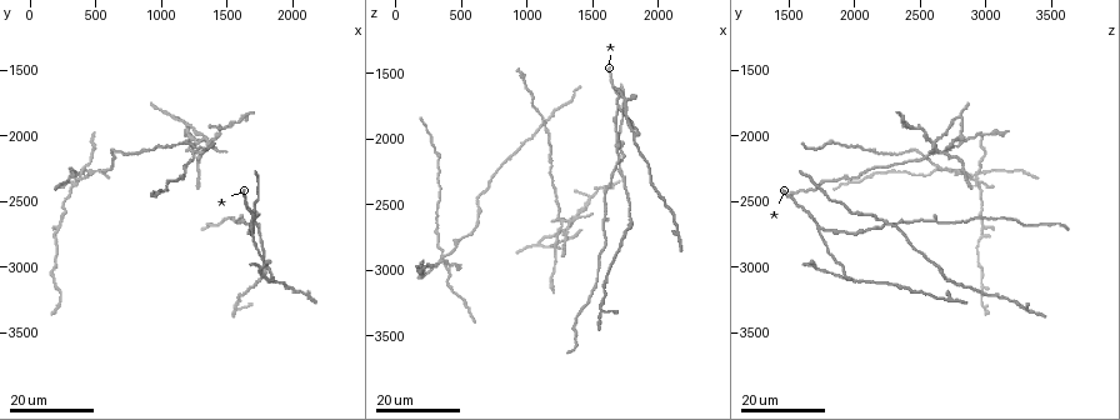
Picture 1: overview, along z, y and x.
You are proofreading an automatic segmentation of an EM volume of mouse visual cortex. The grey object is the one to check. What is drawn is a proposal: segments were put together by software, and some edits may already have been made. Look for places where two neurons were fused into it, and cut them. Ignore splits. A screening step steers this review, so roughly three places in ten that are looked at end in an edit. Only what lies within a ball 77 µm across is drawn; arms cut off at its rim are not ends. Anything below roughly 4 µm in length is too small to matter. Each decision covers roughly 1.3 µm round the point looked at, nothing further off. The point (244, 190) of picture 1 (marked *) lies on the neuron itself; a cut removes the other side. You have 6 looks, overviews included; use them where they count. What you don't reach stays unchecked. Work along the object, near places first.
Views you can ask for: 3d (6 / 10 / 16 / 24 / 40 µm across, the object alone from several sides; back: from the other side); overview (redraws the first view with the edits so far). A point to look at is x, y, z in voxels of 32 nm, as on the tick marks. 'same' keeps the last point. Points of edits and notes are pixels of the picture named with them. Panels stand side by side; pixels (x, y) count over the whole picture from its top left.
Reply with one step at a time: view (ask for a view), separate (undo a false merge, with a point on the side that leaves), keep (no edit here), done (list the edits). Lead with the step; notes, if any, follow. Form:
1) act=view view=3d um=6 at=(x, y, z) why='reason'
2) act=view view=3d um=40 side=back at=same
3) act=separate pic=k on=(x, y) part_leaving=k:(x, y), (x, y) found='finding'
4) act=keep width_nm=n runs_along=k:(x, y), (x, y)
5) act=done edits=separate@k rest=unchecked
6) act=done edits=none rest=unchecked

act=view view=3d um=24 at=(1680, 2720, 1760)

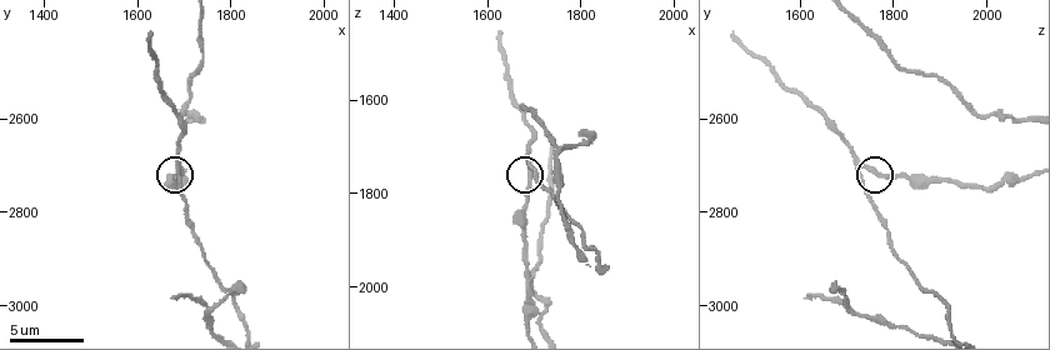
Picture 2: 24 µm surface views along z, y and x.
act=view view=3d um=6 at=(1690, 2710, 1745)

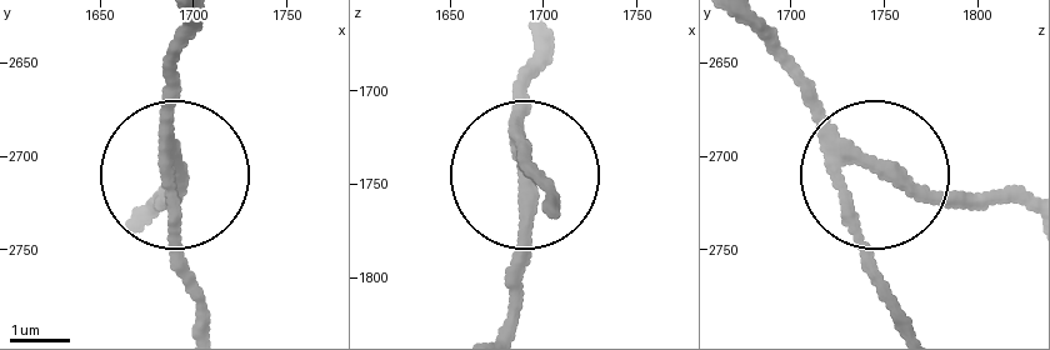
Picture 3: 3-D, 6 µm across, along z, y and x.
act=keep width_nm=240 runs_along=3:(749, 25), (854, 160), (854, 234), (884, 304) found='all the same neuron'

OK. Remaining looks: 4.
act=view view=3d um=16 at=(1800, 3080, 1960) why='three arms meet'

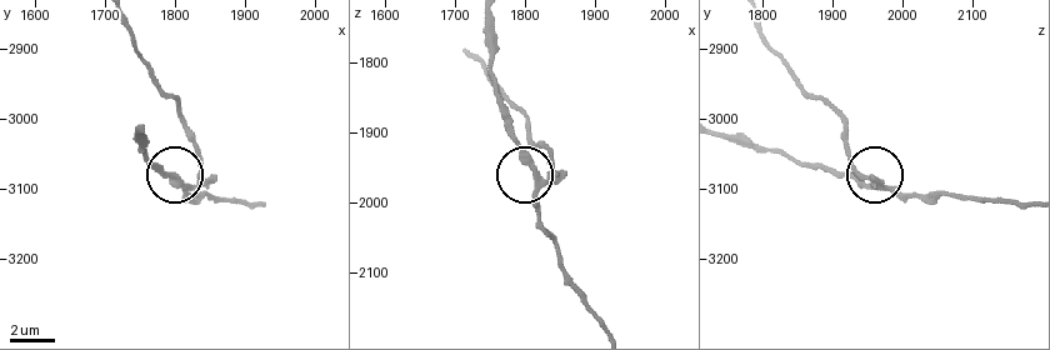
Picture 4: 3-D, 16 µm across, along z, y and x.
act=view view=3d um=6 at=(1820, 3095, 1975) why='closer look'

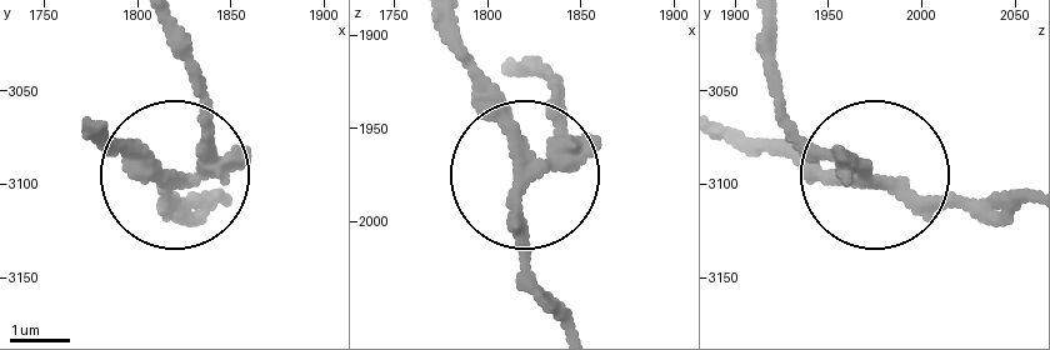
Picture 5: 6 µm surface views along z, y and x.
act=view view=3d um=6 side=back at=(1818, 3098, 1974) why='from behind'

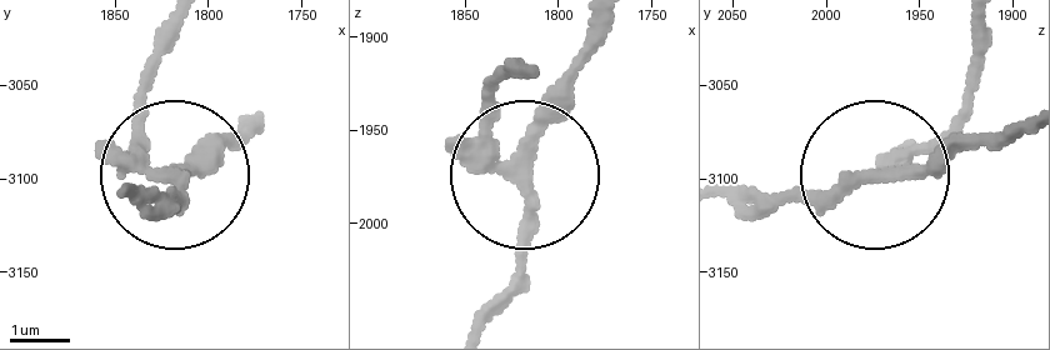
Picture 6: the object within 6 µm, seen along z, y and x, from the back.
act=separate pic=6 on=(208, 156) side_arm_um=14 part_leaving=6:(485, 150), (524, 204), (524, 264), (490, 324) found='a second neuron is stuck on'

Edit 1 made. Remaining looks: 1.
act=done edits=separate@6 rest=unchecked

